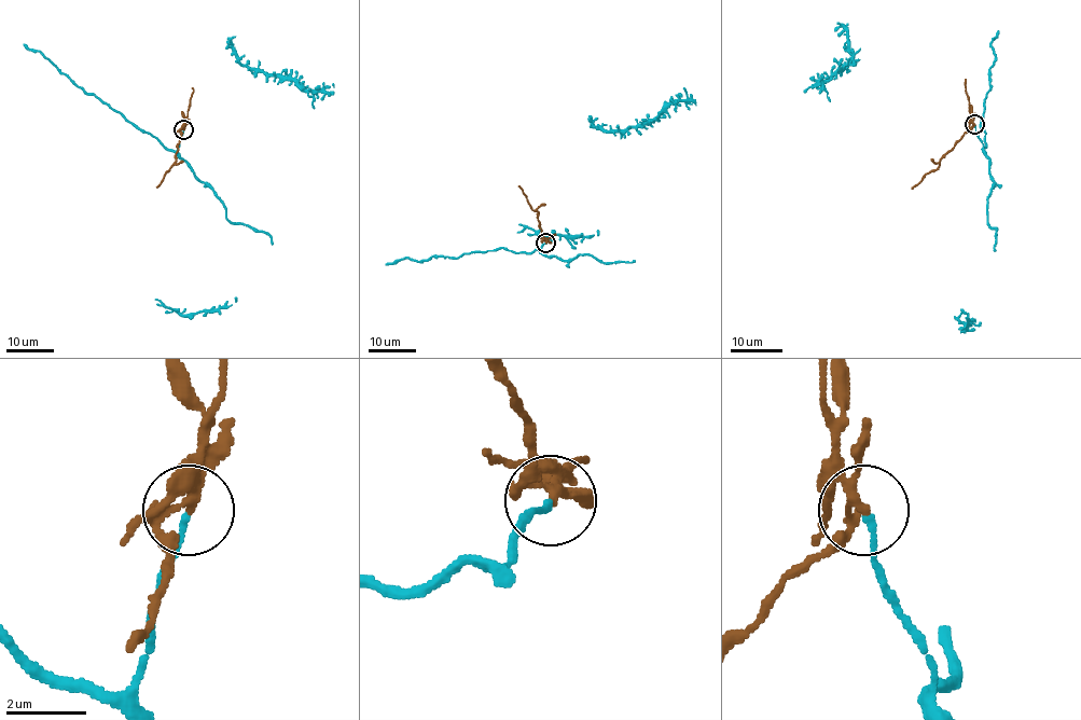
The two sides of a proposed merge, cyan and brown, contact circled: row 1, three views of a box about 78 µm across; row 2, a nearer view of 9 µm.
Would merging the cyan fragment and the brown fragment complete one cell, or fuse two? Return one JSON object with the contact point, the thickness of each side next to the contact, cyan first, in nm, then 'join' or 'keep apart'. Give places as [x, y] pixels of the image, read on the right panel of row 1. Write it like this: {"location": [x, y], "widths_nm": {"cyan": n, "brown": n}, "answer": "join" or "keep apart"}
{"location": [974, 124], "widths_nm": {"cyan": 140, "brown": 160}, "answer": "keep apart"}

